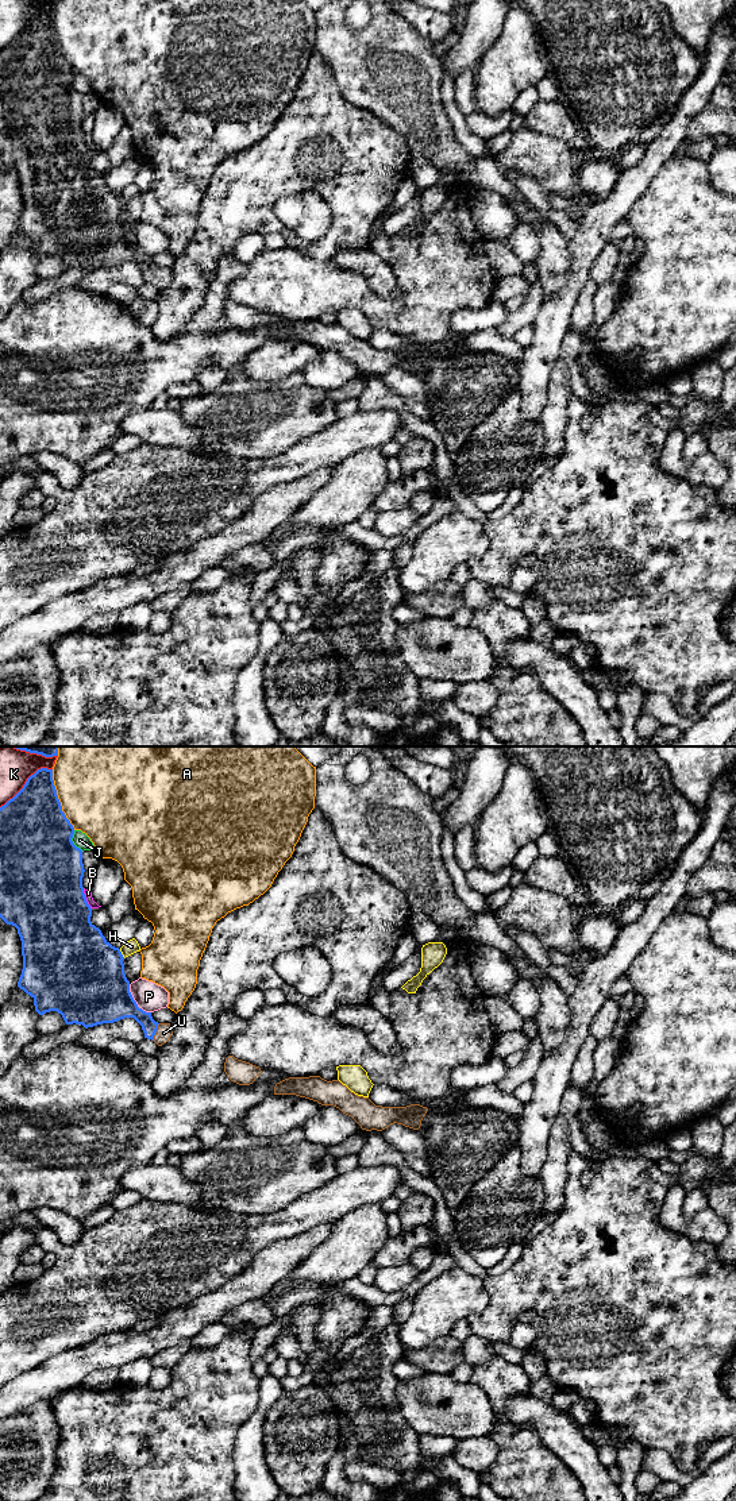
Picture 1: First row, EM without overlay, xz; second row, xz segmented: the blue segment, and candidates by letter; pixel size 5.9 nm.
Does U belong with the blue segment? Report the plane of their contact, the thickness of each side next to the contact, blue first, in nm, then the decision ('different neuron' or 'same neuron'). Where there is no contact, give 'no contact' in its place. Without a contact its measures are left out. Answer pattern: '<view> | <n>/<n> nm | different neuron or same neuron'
xz | 140/90 nm | same neuron

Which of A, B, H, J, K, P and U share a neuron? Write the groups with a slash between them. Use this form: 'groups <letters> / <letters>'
groups A / B / H / J / K / P / U

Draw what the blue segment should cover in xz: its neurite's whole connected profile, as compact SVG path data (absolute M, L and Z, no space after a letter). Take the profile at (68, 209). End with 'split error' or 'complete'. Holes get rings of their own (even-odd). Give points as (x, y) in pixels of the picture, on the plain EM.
M38 13L27 23L23 32L0 51L0 162L7 169L12 169L18 173L18 178L22 185L23 213L18 225L18 231L34 243L35 255L39 259L57 255L62 259L66 269L82 269L85 273L103 267L113 267L124 262L134 262L142 270L144 282L154 285L158 290L162 290L170 283L173 278L170 267L158 267L153 263L151 256L146 256L138 251L130 236L130 225L124 217L124 201L120 193L112 190L105 184L101 174L90 166L92 153L86 146L82 131L82 121L85 116L82 108L82 94L73 88L73 78L74 72L62 55L62 50L57 39L53 24L53 13Z | split error

